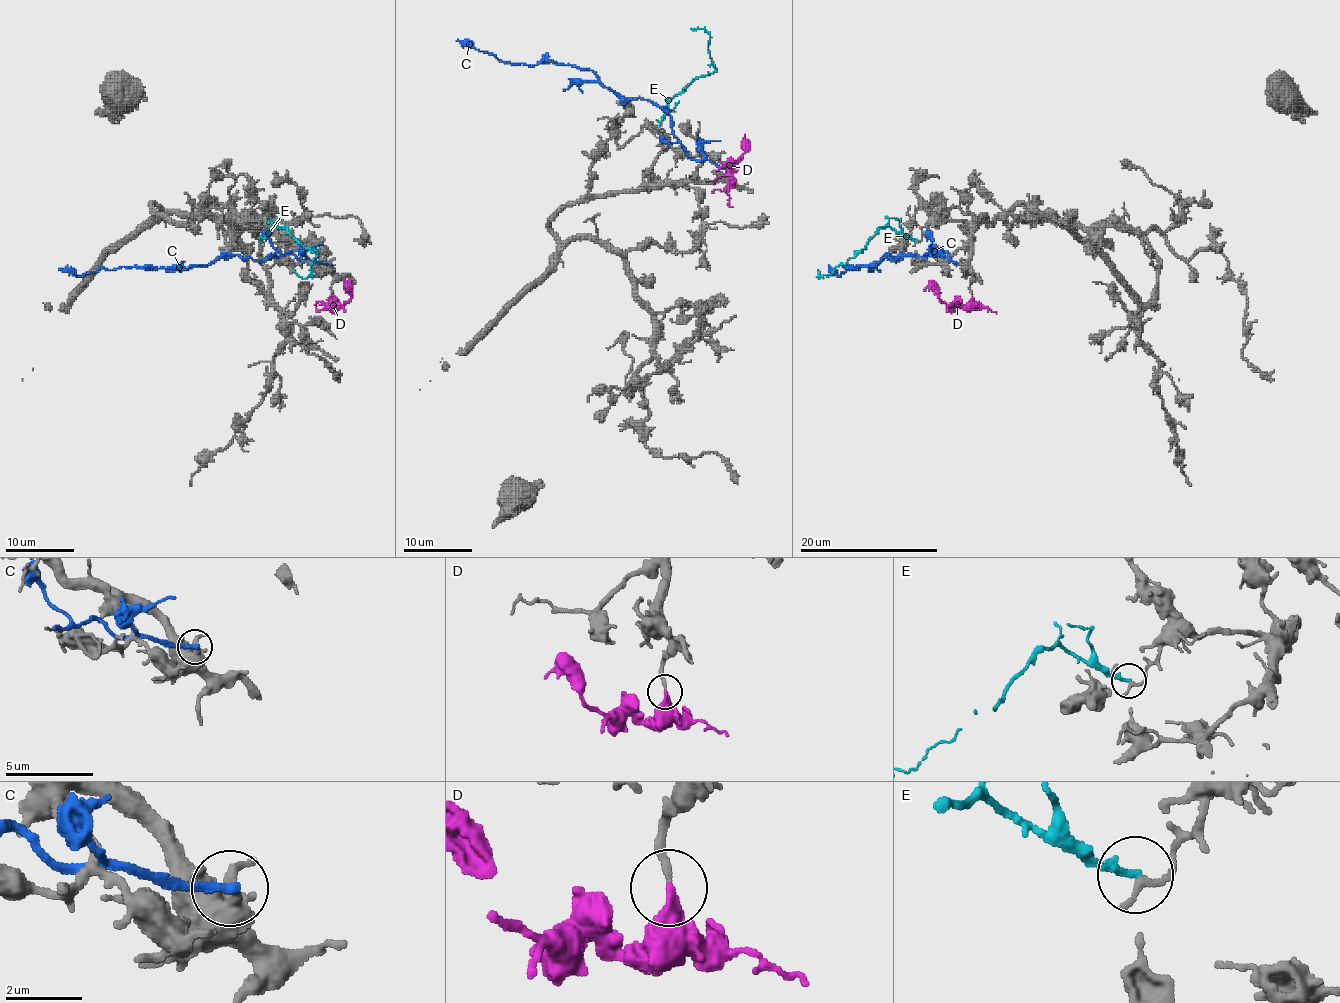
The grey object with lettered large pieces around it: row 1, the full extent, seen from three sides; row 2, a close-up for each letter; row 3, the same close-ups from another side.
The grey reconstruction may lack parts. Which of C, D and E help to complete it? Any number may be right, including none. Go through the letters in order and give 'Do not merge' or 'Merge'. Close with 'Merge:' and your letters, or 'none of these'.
C: Do not merge
D: Merge
E: Do not merge
Merge: D

